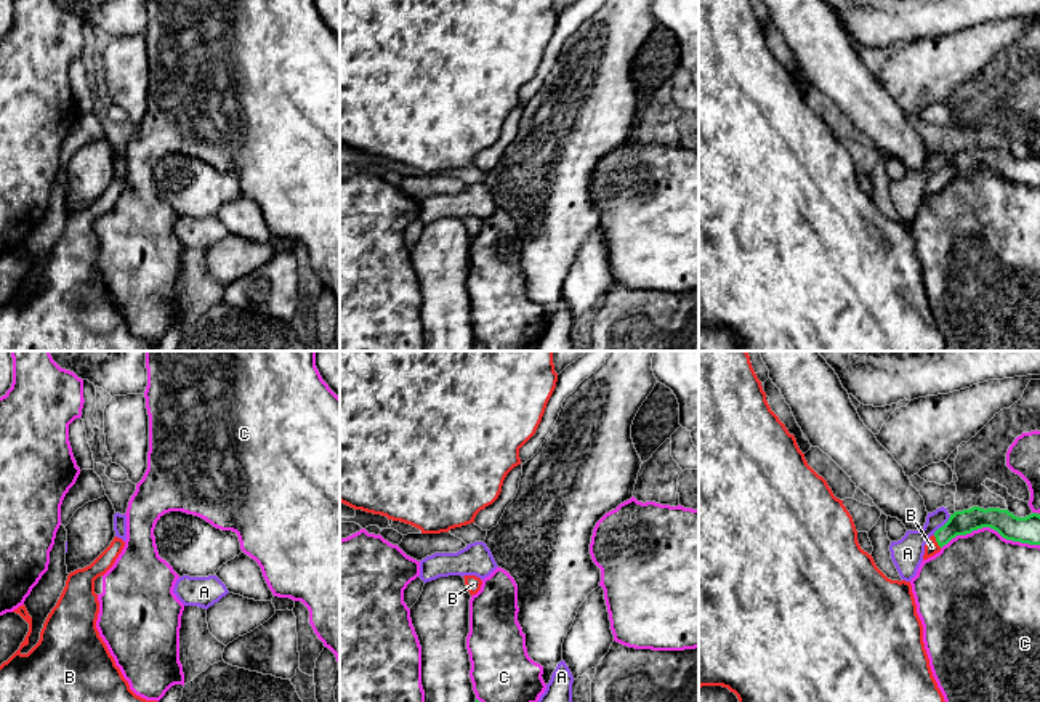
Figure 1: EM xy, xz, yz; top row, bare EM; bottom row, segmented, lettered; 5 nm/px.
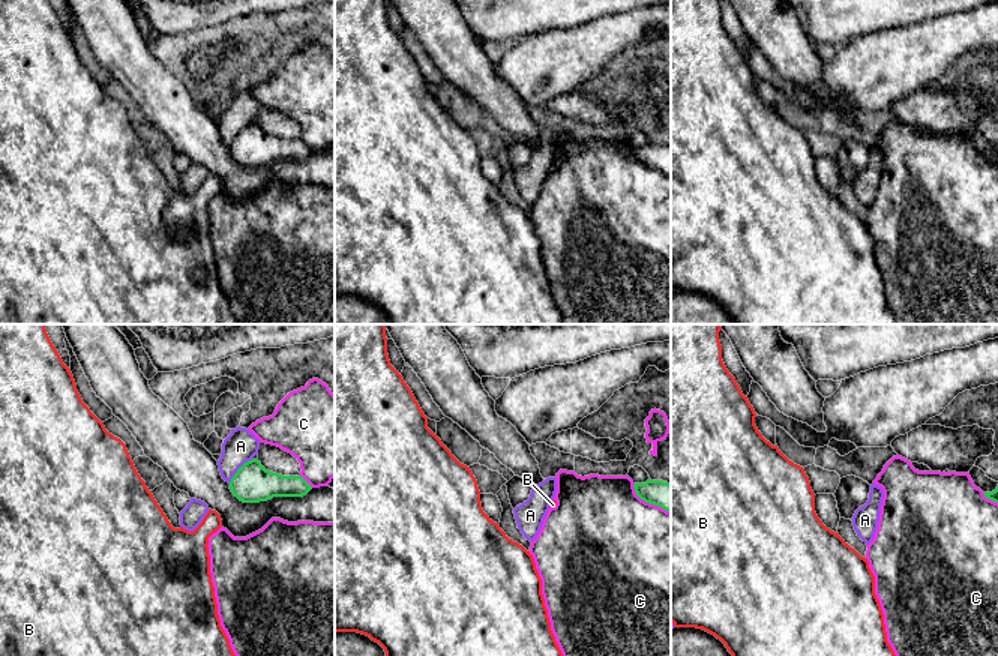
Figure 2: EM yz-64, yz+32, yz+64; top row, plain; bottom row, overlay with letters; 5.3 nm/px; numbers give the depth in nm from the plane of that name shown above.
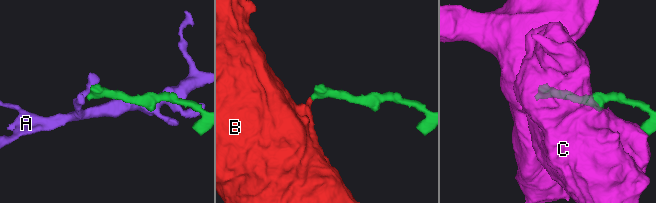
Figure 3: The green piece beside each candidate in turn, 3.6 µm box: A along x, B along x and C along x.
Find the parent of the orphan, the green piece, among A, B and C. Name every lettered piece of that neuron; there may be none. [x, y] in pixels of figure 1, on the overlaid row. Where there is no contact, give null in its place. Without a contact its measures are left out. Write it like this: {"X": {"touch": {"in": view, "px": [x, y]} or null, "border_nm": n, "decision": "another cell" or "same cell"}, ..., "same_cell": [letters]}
{"A": {"touch": {"in": "yz", "px": [944, 524]}, "border_nm": 140, "decision": "another cell"}, "B": {"touch": {"in": "yz", "px": [936, 540]}, "border_nm": 80, "decision": "same cell"}, "C": {"touch": {"in": "yz", "px": [989, 526]}, "border_nm": 500, "decision": "another cell"}, "same_cell": ["B"]}

